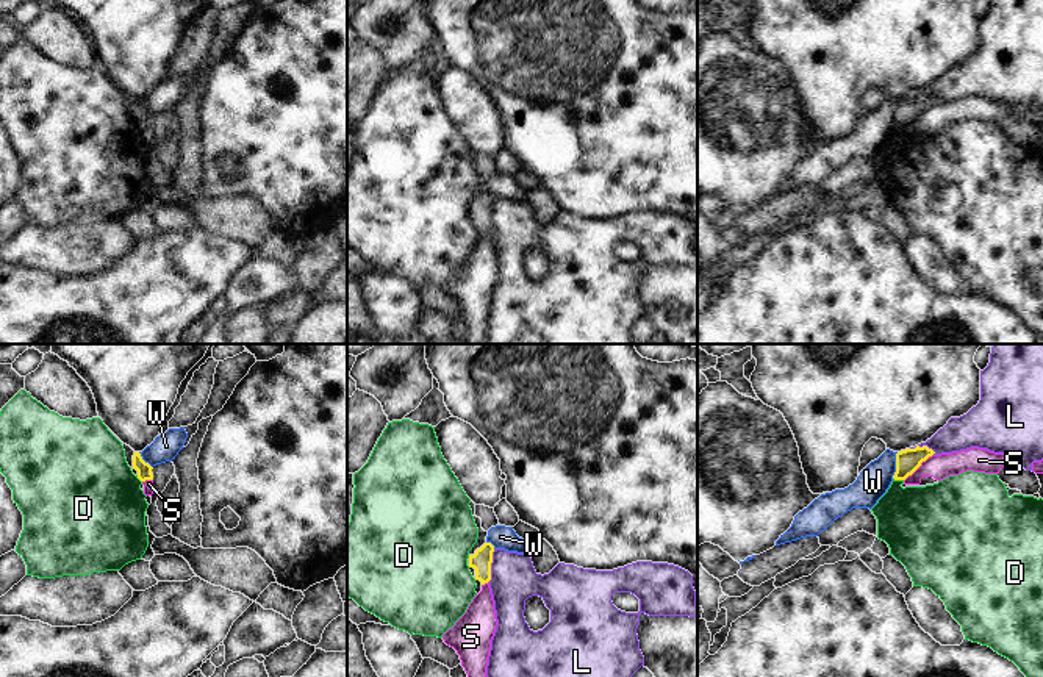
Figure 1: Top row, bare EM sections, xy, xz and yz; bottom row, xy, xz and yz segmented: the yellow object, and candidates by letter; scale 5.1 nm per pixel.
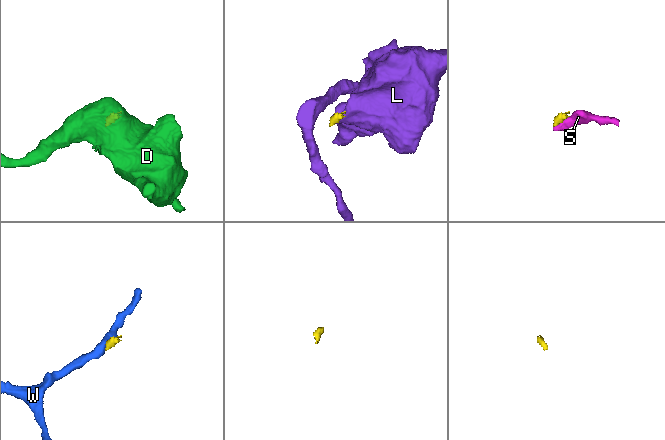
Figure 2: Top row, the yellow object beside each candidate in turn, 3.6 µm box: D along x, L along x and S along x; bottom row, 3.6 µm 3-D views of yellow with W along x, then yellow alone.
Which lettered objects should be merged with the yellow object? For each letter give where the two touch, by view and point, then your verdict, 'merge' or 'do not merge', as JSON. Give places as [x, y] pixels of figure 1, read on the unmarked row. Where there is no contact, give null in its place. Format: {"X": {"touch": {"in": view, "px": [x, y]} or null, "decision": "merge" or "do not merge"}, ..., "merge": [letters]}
{"D": {"touch": {"in": "yz", "px": [898, 128]}, "decision": "do not merge"}, "L": {"touch": {"in": "xz", "px": [490, 214]}, "decision": "do not merge"}, "S": {"touch": {"in": "yz", "px": [918, 116]}, "decision": "do not merge"}, "W": {"touch": {"in": "yz", "px": [896, 114]}, "decision": "do not merge"}, "merge": []}

